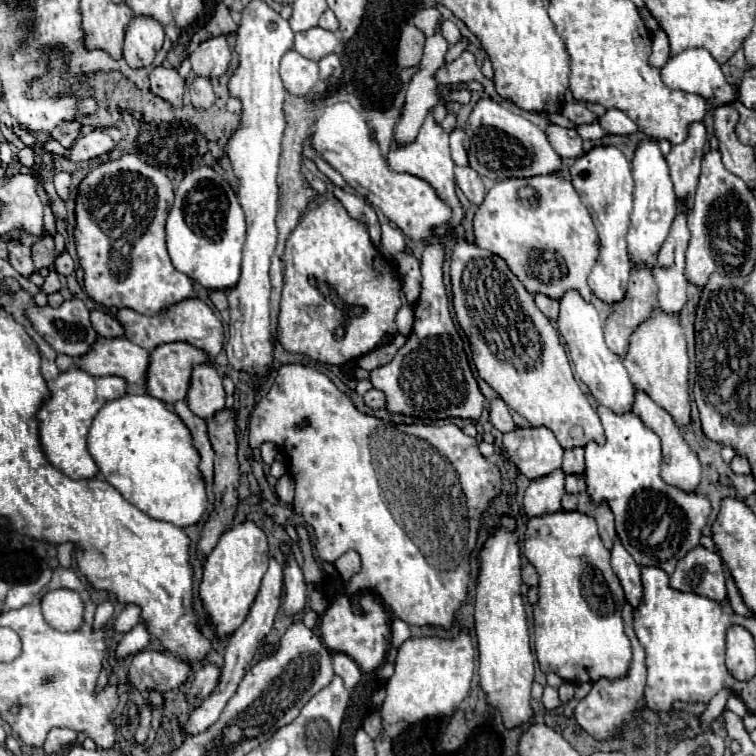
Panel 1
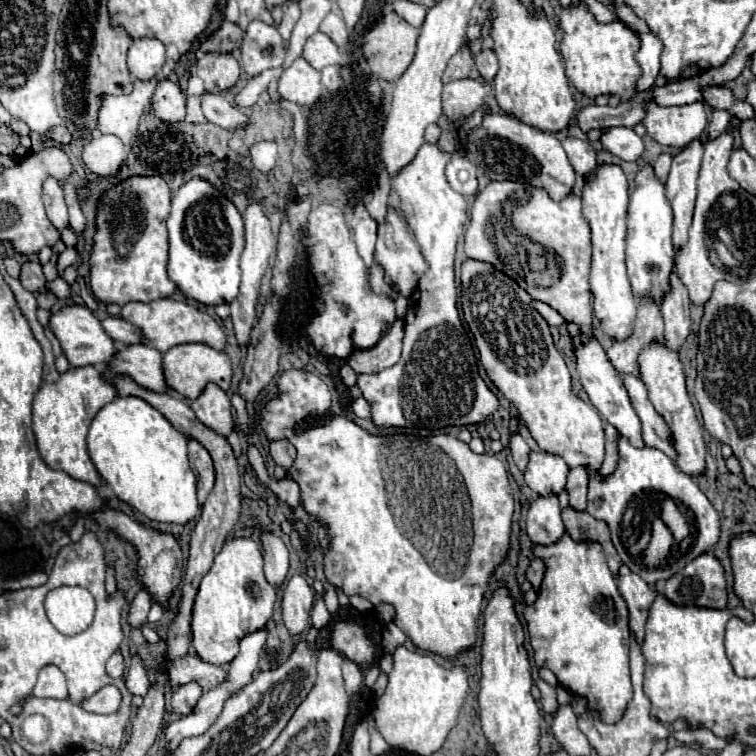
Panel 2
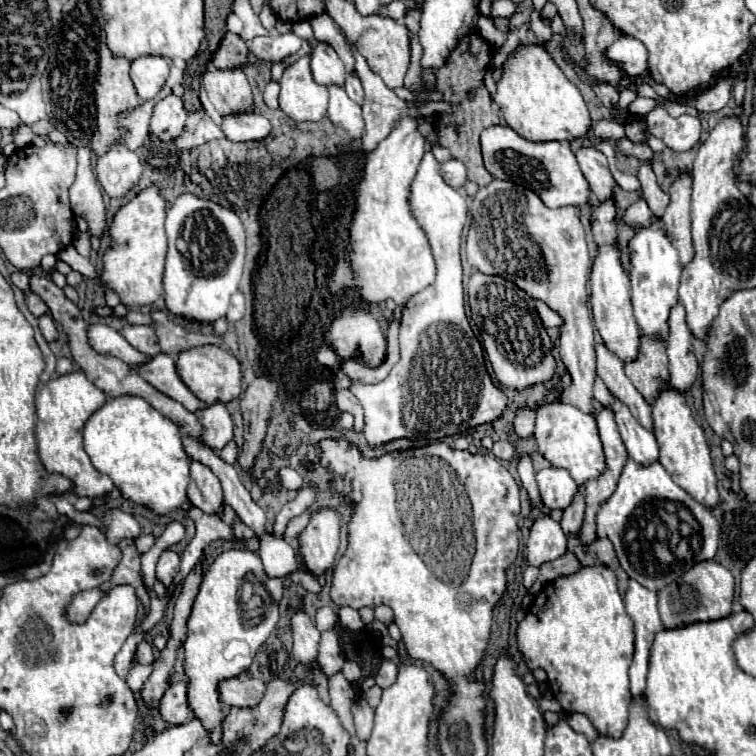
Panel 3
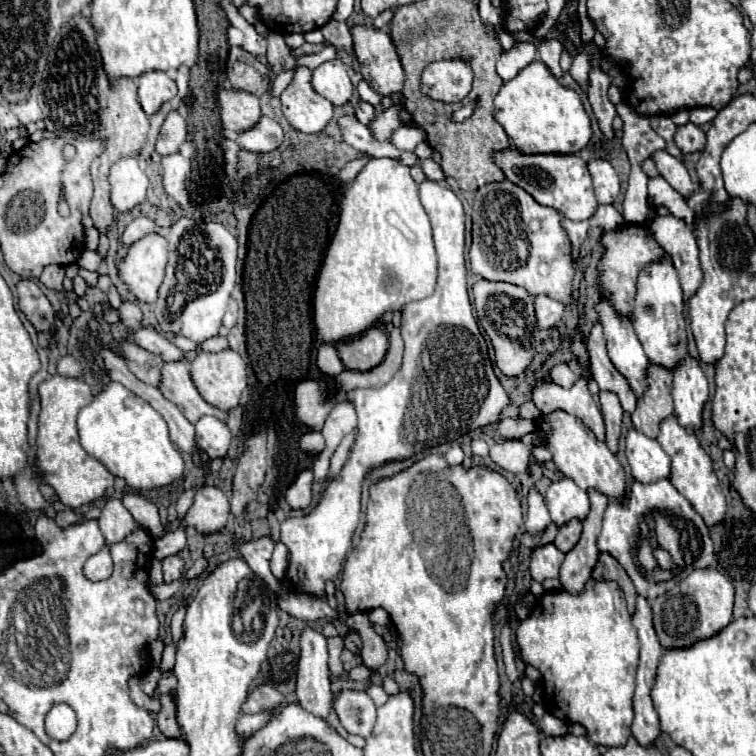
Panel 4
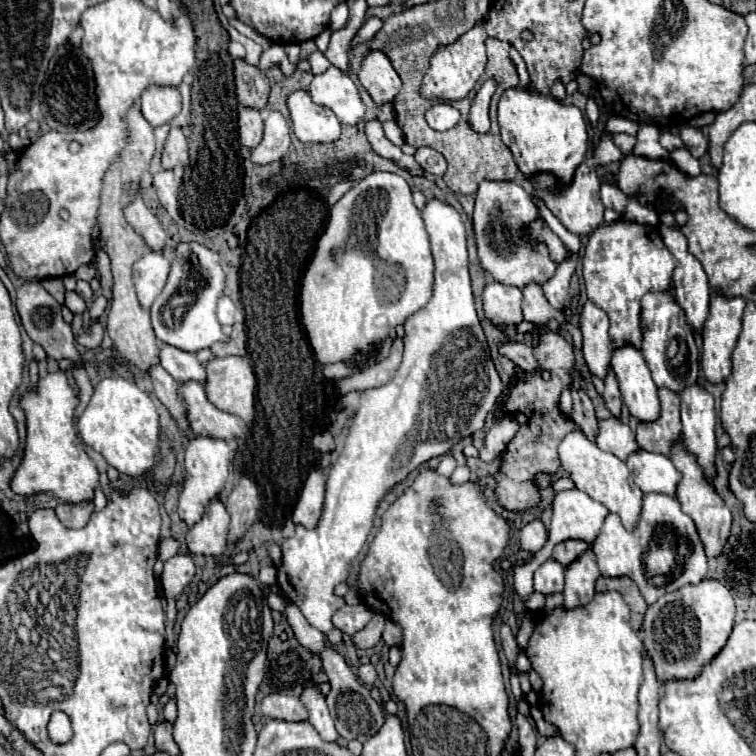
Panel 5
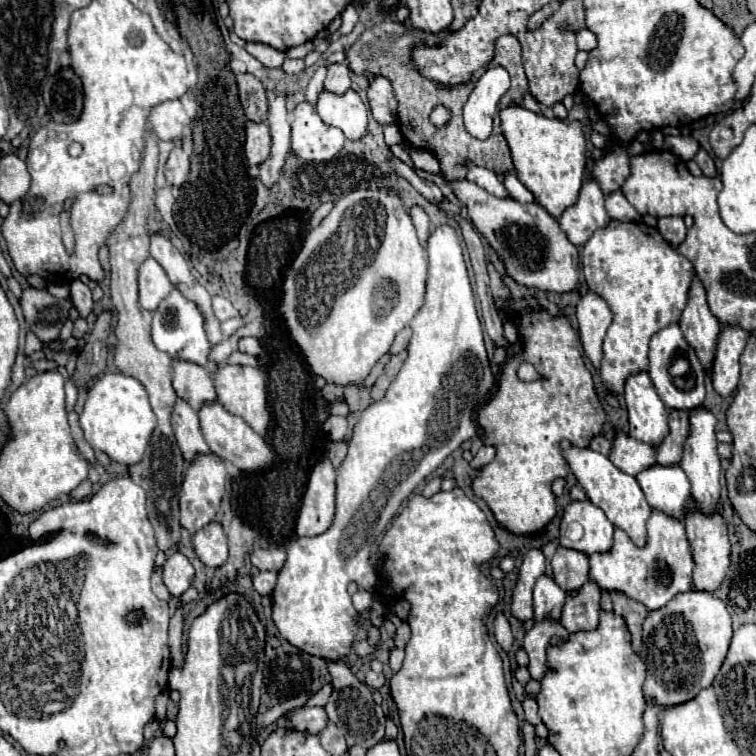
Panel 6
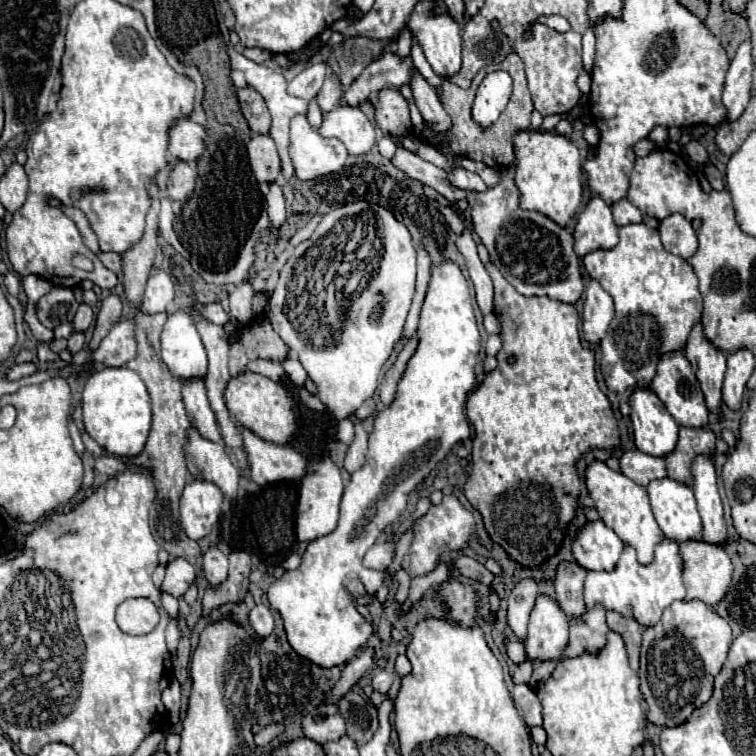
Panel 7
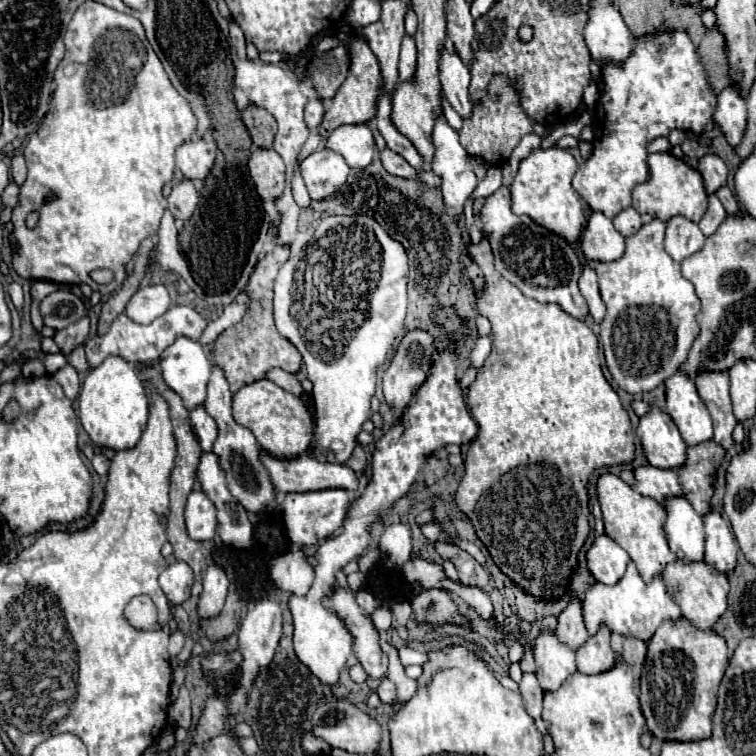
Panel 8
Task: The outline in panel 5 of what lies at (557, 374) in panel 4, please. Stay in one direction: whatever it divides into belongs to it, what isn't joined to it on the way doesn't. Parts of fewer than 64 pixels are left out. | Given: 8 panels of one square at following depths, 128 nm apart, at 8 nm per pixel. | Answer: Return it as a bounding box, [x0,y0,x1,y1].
[500,340,598,442]

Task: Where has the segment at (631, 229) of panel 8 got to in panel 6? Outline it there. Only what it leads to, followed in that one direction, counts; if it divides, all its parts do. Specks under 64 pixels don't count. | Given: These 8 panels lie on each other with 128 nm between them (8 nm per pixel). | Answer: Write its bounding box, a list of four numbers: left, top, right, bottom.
[606,192,640,222]

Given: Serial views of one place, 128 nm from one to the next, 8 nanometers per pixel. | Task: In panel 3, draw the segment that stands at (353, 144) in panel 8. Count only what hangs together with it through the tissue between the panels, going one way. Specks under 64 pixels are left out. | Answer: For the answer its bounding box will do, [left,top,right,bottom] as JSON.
[312,44,346,86]

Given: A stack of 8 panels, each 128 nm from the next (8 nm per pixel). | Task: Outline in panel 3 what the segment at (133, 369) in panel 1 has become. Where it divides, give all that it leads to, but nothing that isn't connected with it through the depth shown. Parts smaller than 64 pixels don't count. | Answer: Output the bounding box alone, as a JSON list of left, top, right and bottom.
[138,354,206,412]

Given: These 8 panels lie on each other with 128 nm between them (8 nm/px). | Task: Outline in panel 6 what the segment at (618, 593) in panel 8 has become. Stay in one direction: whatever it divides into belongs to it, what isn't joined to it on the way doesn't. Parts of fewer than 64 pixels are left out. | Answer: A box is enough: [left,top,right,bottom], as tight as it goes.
[590,510,692,612]

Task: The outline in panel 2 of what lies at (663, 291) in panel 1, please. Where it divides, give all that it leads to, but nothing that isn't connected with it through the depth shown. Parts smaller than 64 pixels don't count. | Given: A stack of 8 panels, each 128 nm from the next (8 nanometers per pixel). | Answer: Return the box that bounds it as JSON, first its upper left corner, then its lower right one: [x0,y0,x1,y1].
[660,270,690,352]

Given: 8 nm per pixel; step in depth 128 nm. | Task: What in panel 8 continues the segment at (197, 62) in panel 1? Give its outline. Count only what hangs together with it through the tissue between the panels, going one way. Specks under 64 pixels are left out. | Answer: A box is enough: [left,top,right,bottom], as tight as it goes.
[250,148,284,202]

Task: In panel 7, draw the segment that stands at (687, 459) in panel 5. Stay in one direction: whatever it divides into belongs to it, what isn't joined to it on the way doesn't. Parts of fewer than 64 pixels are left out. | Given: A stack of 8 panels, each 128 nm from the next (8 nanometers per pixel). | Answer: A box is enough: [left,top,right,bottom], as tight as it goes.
[682,542,732,606]

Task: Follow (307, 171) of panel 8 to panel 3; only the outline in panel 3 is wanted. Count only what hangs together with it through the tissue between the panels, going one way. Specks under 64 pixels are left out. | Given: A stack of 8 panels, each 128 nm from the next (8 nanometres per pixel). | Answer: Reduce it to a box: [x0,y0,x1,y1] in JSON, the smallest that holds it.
[280,22,328,122]

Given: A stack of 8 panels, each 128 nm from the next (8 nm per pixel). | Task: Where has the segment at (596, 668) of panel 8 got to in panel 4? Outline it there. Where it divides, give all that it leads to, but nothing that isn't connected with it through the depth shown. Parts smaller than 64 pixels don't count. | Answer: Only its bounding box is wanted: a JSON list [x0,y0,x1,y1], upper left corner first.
[558,490,608,596]

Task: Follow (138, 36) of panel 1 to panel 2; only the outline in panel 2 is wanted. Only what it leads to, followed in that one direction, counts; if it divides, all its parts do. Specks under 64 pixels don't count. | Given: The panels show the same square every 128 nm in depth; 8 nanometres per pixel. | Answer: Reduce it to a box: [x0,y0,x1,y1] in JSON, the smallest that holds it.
[128,38,166,80]

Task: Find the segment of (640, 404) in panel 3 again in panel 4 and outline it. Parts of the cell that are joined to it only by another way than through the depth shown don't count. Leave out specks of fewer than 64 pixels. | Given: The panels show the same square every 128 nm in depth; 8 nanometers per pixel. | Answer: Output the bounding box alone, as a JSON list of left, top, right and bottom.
[586,322,636,412]

